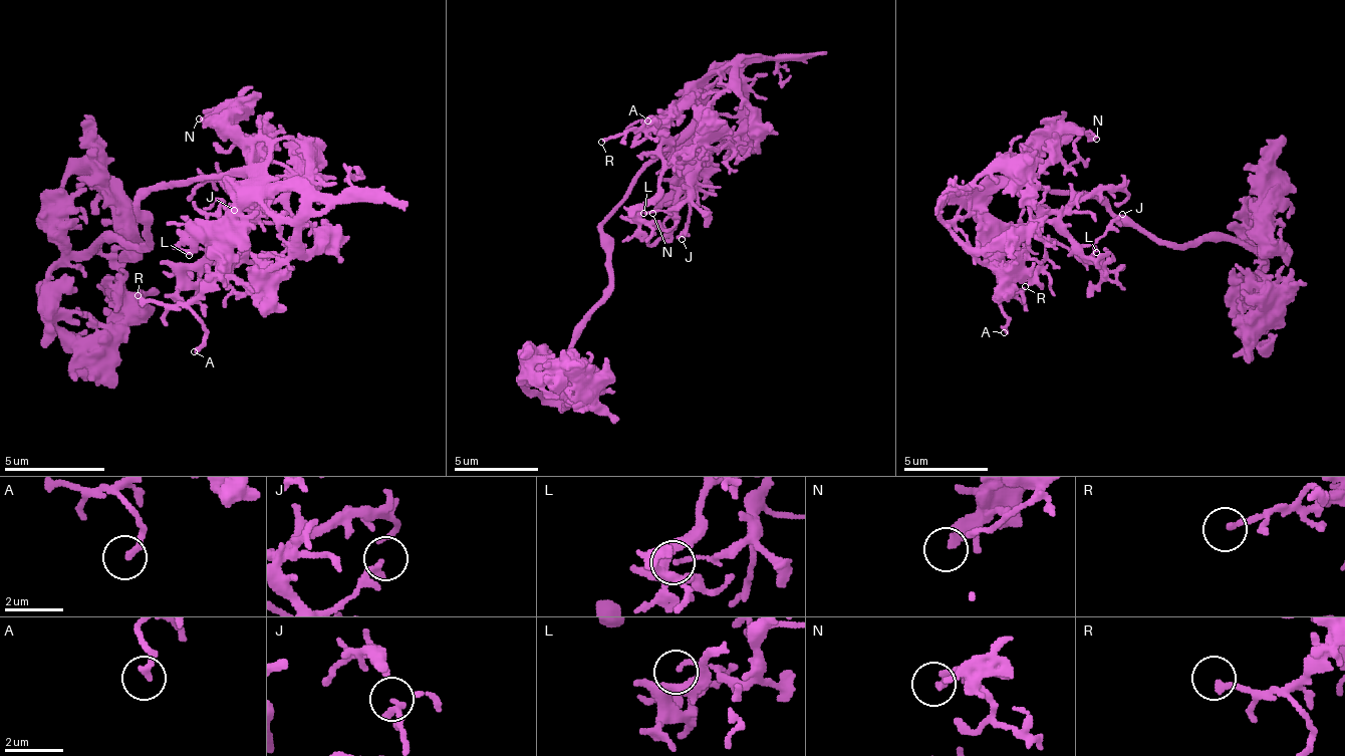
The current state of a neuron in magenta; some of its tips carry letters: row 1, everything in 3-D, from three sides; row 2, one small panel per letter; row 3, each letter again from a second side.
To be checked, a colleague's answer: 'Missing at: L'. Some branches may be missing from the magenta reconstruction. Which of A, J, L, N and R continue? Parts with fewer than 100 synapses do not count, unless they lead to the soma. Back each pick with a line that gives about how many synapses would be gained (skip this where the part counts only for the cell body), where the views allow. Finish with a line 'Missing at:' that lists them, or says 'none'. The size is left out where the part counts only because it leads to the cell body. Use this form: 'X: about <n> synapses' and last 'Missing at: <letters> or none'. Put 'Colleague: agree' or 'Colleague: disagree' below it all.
Missing at: none
Colleague: disagree

